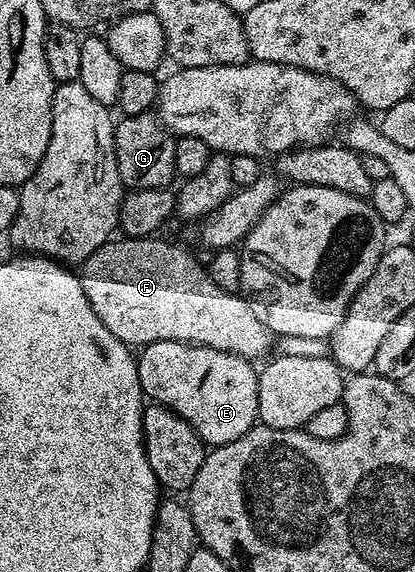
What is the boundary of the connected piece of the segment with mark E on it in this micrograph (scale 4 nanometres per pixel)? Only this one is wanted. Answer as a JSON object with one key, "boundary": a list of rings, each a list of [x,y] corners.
{"boundary":[[[156,341],[141,348],[136,362],[143,396],[188,421],[211,448],[244,437],[258,423],[258,371],[251,360],[196,343]]]}

